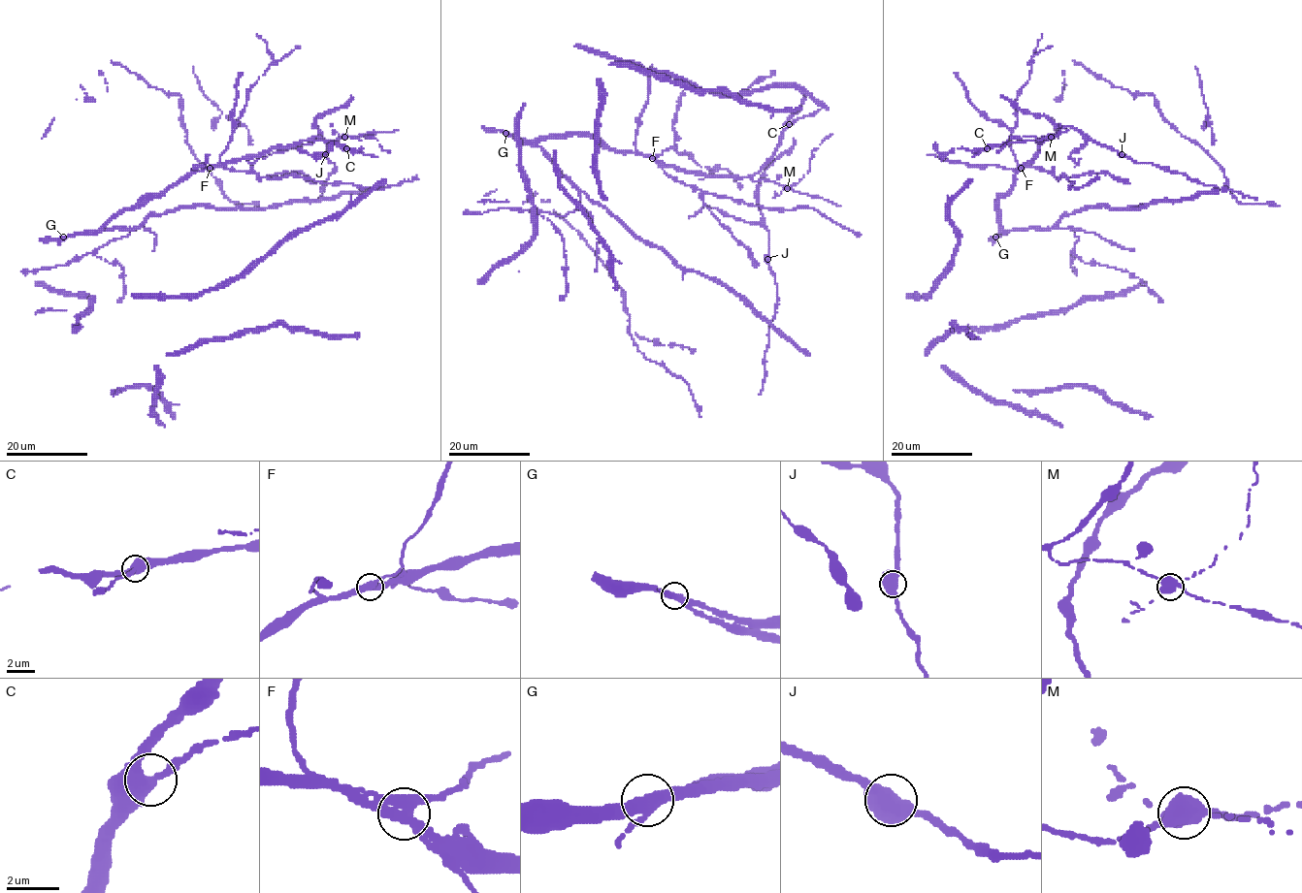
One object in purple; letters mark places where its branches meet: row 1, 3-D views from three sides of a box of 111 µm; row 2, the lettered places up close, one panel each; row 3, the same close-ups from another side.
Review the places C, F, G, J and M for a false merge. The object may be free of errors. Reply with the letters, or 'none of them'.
M

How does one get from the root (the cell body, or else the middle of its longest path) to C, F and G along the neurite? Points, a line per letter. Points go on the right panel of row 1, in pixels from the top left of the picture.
C: (1044, 137), (1036, 141), (1018, 141), (987, 148)
F: (1044, 137), (1039, 141), (1038, 152), (1021, 168)
G: (1044, 137), (1039, 141), (1038, 152), (1016, 173), (1014, 187), (998, 201), (997, 222), (1002, 233), (995, 237)

